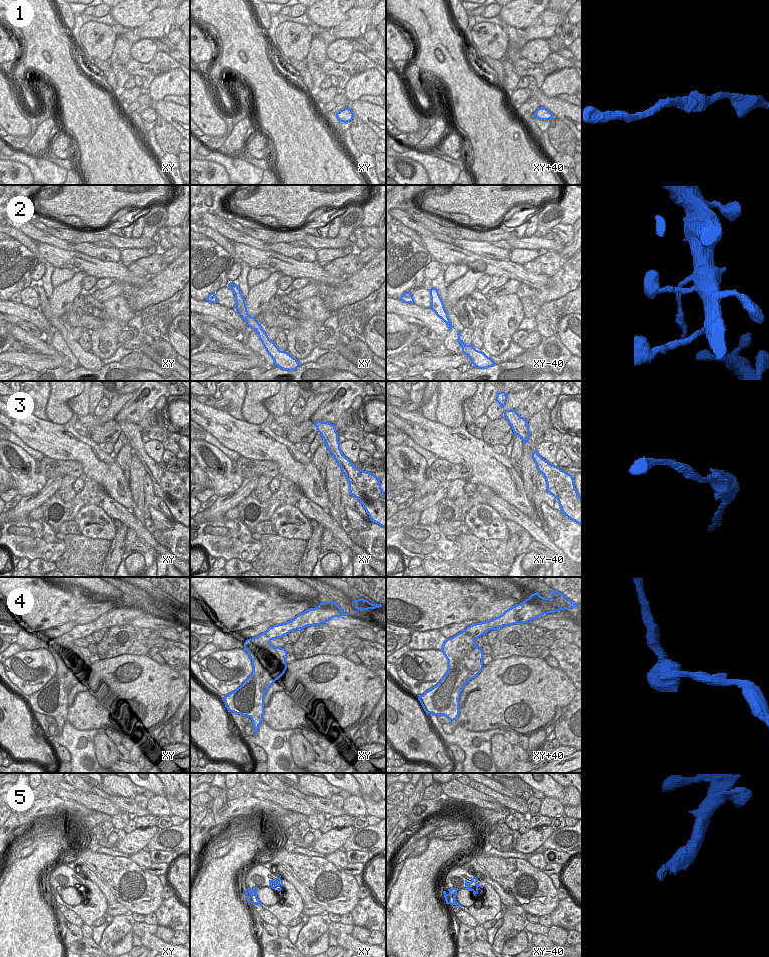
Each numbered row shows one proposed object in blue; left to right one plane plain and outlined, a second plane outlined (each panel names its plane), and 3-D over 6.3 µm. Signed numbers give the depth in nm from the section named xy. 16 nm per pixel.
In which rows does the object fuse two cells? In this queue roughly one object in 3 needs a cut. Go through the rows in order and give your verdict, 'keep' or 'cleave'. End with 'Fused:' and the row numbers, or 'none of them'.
1: keep
2: cleave
3: keep
4: keep
5: keep
Fused: 2

